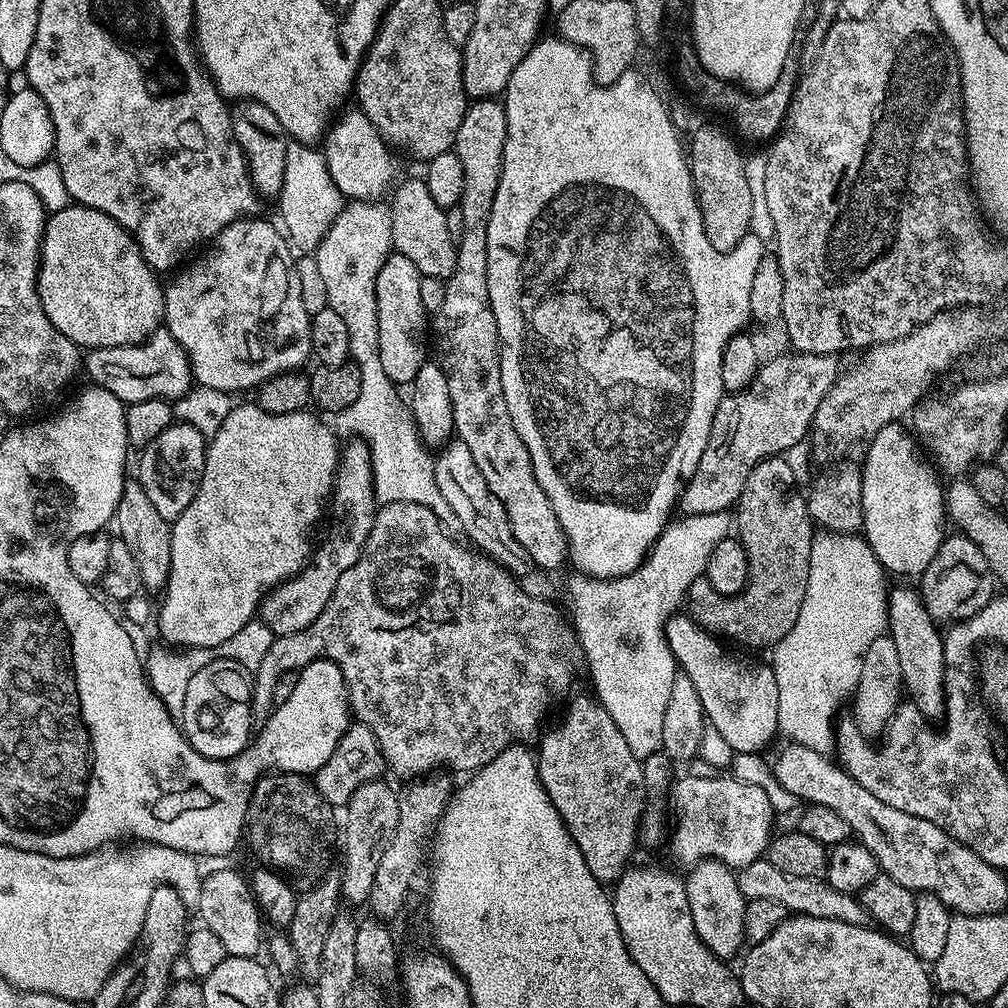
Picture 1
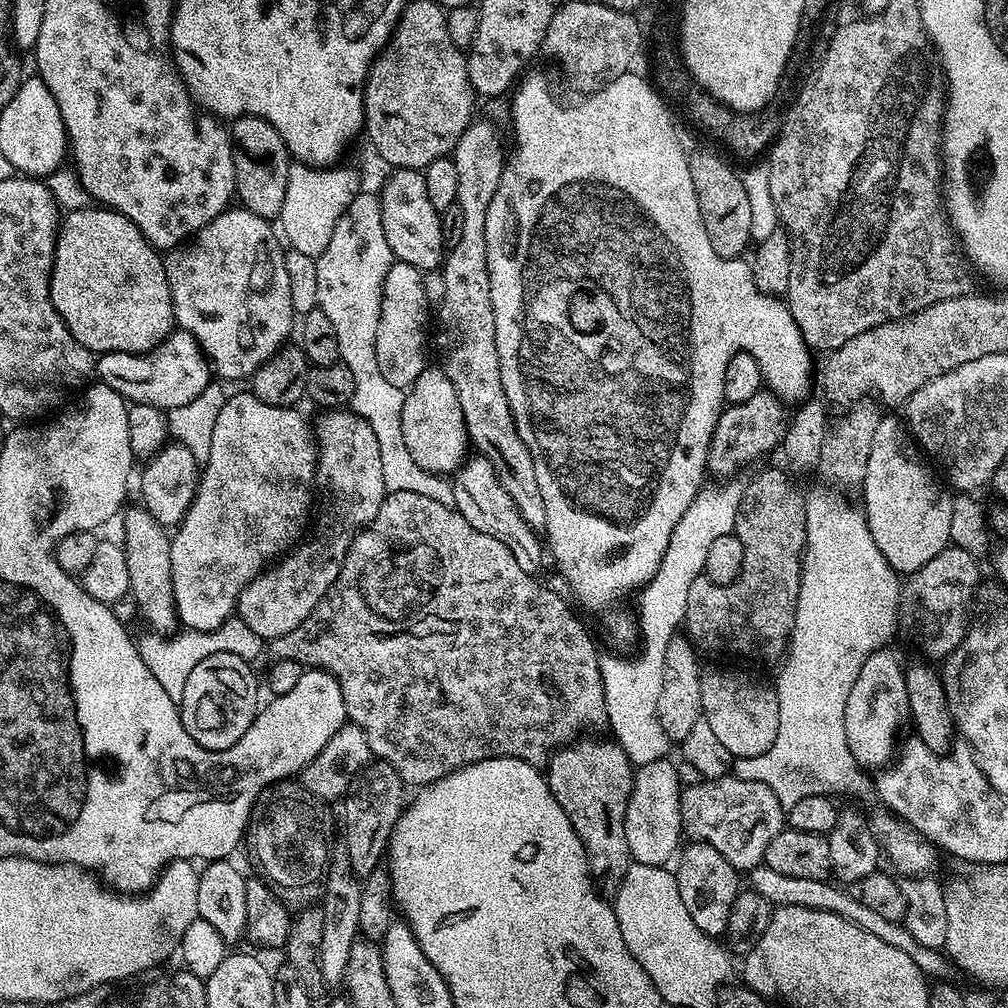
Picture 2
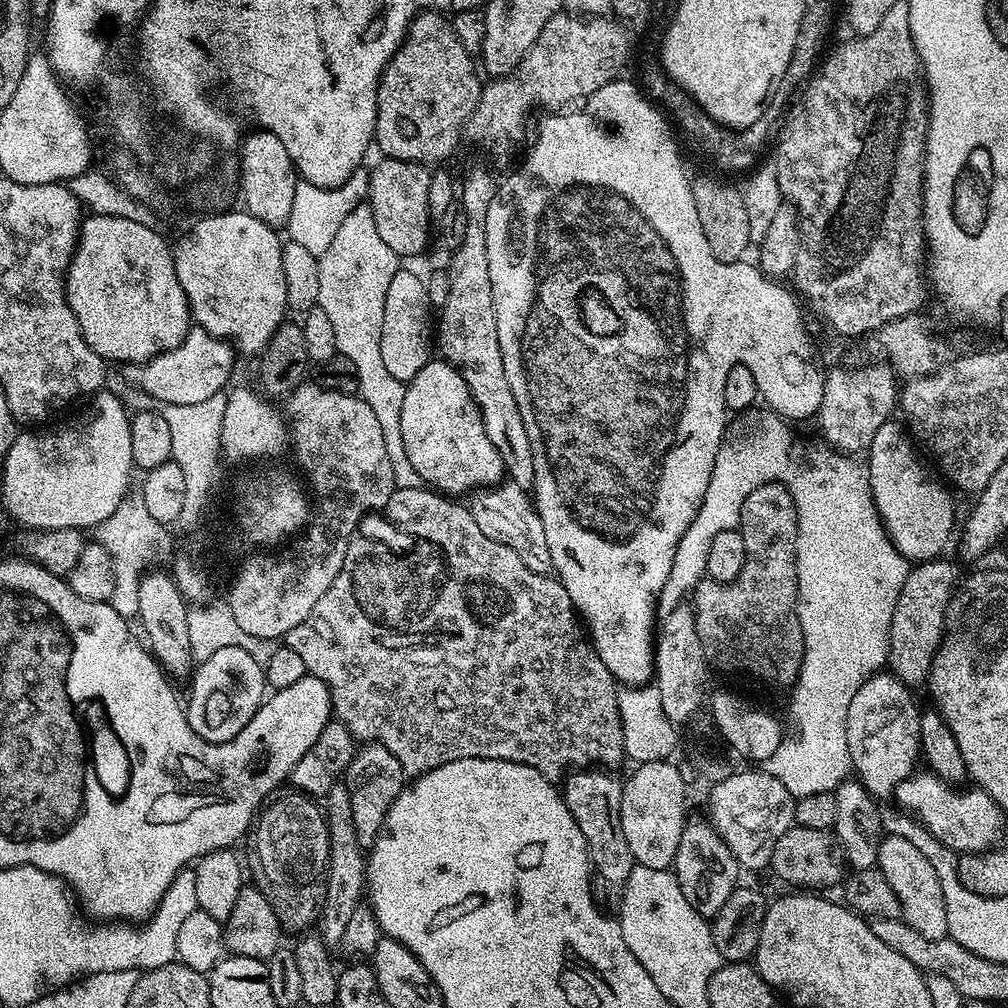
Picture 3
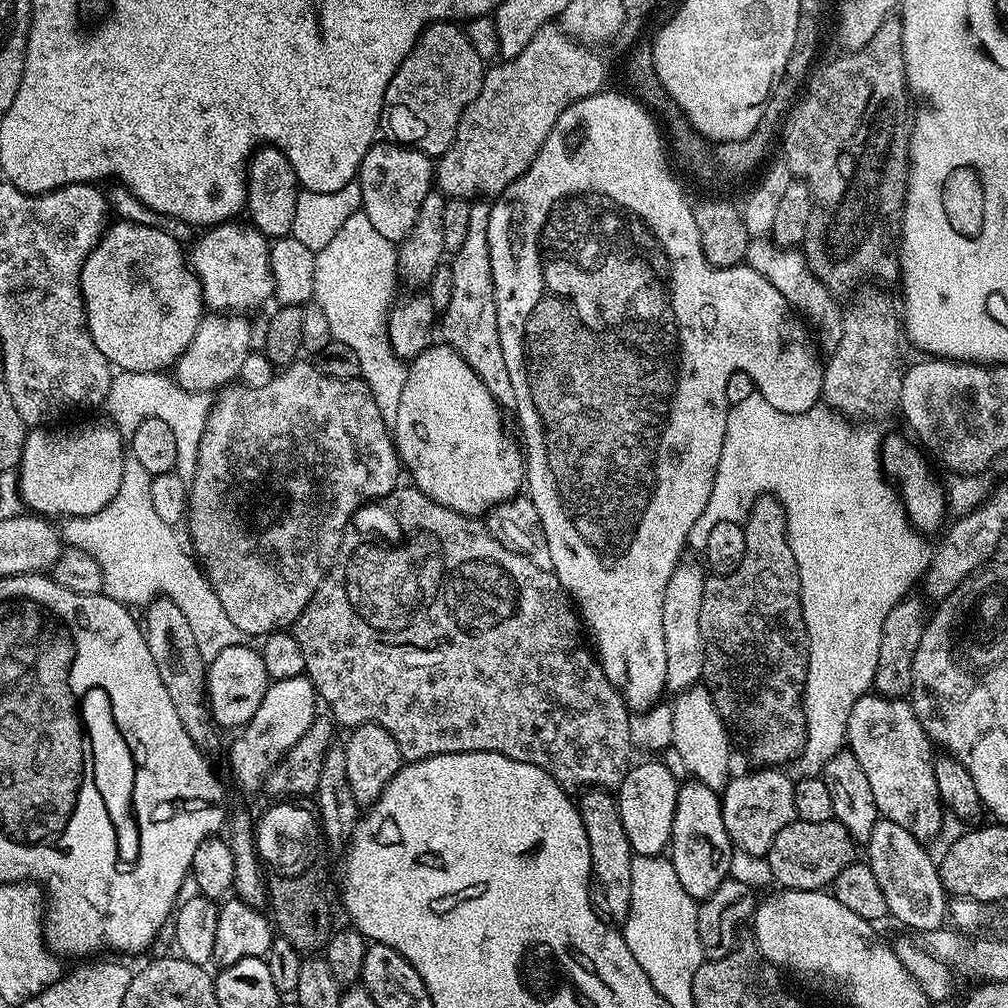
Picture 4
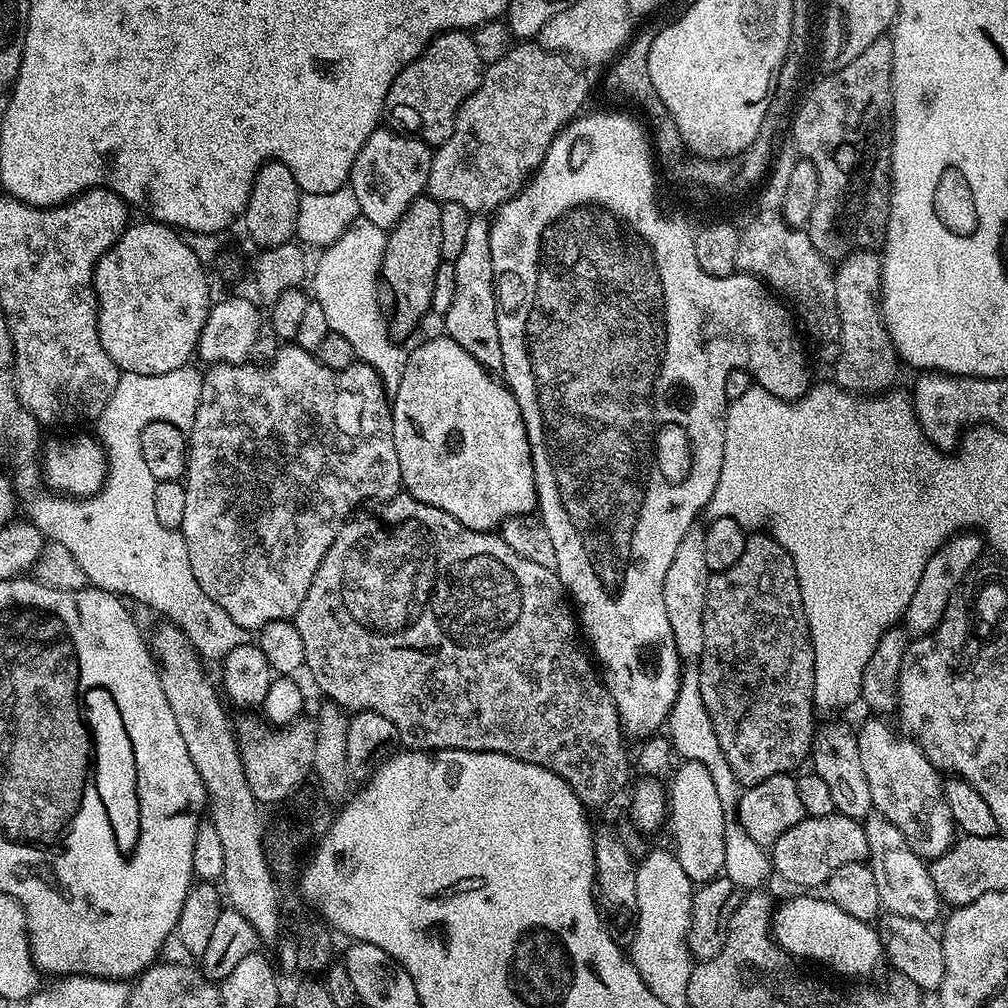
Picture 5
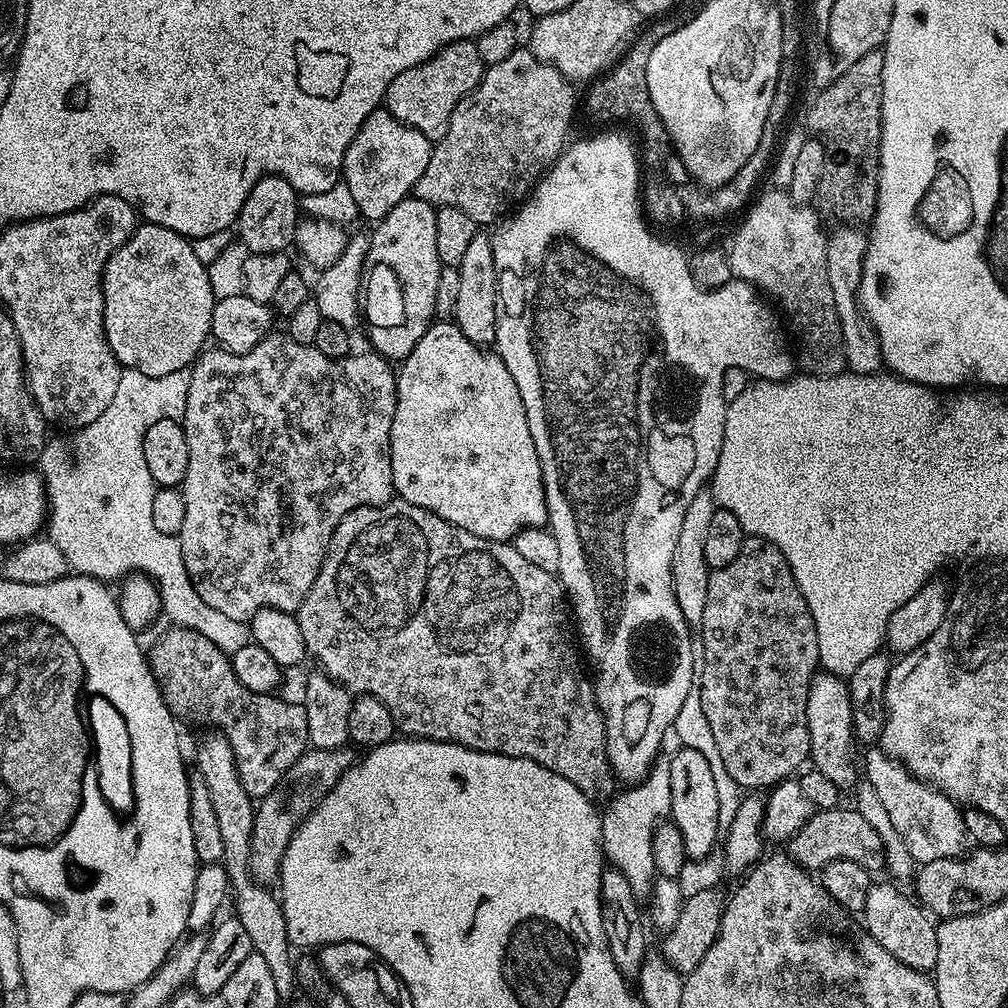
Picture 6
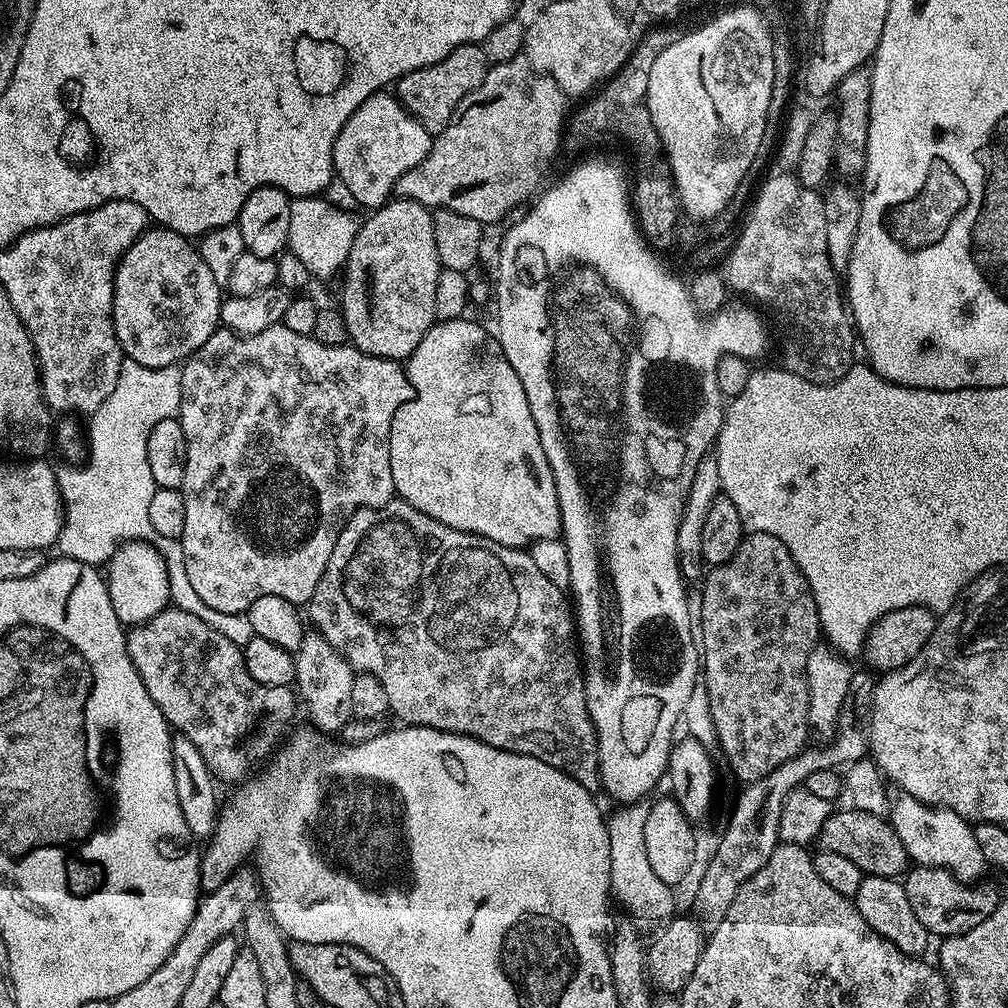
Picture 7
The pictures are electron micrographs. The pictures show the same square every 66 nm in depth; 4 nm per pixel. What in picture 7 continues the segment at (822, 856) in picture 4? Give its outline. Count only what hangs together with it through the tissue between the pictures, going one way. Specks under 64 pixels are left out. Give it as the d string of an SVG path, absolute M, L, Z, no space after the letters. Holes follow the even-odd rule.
M851 806L845 812L833 811L820 830L818 844L825 852L843 854L869 876L891 876L900 878L909 871L910 861L902 838L892 829L891 823L883 816L866 814Z

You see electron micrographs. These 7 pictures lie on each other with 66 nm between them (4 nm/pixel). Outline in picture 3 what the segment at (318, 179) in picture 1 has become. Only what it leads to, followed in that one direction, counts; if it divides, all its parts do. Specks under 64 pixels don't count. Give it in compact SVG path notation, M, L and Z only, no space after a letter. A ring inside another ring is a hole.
M361 166L342 185L334 188L322 188L297 181L294 190L293 209L286 222L286 233L289 241L298 246L305 247L316 257L320 257L330 246L335 232L342 226L343 219L350 211L357 208L367 199L369 188L369 169Z

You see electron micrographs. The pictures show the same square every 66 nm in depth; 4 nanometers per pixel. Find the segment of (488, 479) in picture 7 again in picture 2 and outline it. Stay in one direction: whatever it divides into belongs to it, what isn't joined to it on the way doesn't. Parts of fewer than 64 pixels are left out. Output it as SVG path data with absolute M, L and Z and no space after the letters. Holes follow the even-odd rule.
M427 366L407 389L402 406L402 434L408 458L424 471L452 474L464 464L464 451L469 451L470 441L462 418L462 402L458 400L458 394L443 368Z

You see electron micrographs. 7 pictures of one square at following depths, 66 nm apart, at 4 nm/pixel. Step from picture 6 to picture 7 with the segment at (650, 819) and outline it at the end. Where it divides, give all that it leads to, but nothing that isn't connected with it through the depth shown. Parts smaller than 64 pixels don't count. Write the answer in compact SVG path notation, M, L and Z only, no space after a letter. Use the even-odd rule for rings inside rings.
M642 802L625 805L607 817L610 834L611 895L625 908L629 917L640 920L664 922L677 911L673 889L654 874L646 855L645 823L649 807ZM676 908L676 909L675 909ZM634 916L637 916L634 917ZM640 919L640 920L639 920Z

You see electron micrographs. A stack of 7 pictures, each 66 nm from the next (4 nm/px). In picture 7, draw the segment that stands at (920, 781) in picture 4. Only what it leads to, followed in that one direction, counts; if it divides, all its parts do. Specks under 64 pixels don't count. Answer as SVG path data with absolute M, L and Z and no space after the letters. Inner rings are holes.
M900 792L890 800L890 823L898 838L902 838L902 846L906 846L909 861L925 868L944 868L965 882L976 882L983 877L980 875L986 871L986 865L978 838L974 838L974 827L949 808L927 804Z

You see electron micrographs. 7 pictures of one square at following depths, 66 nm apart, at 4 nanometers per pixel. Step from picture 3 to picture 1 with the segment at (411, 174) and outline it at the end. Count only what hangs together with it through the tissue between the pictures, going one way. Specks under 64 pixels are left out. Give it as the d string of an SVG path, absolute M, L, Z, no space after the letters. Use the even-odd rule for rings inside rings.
M423 179L408 180L390 199L390 223L392 225L392 246L417 267L421 276L447 278L456 266L454 237L448 233L446 212L436 205Z

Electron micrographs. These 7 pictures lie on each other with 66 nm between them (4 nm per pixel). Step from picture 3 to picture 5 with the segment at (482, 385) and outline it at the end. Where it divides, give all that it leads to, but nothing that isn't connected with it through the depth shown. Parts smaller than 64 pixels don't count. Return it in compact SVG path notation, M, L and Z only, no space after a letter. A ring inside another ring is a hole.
M484 214L473 215L466 233L466 243L462 254L454 261L454 302L442 317L443 331L451 340L458 342L470 358L474 358L487 372L503 373L502 342L498 339L498 314L496 313L496 275L490 254L489 217Z

